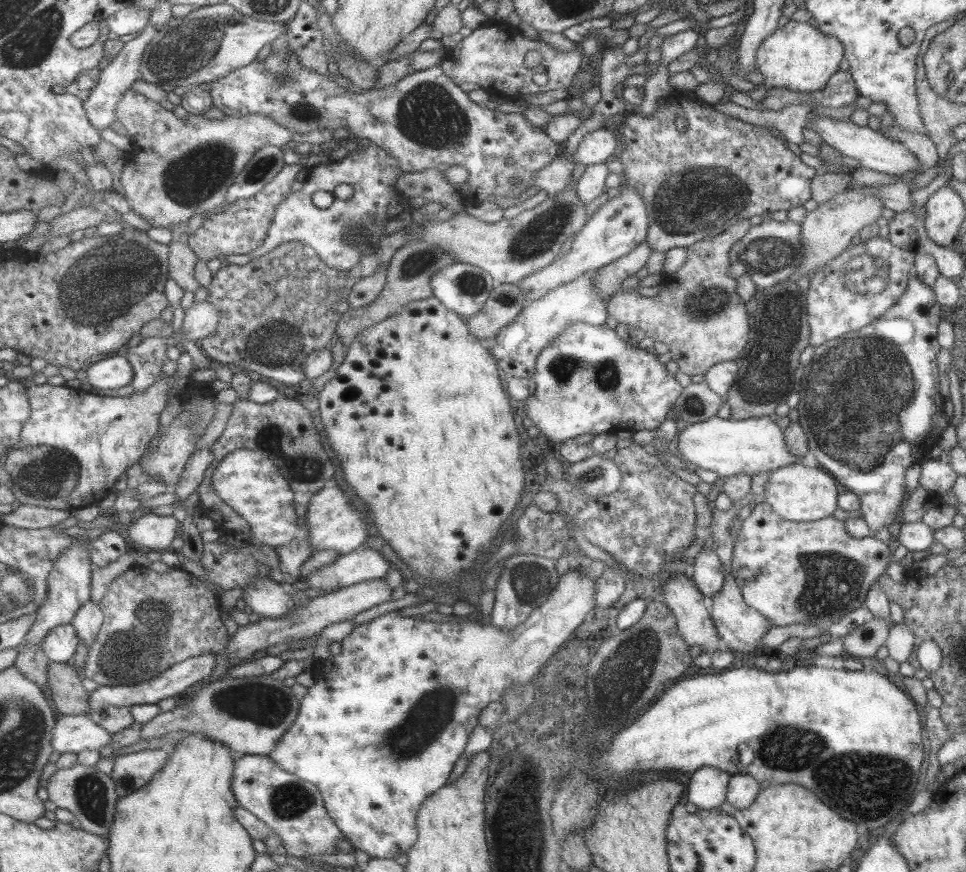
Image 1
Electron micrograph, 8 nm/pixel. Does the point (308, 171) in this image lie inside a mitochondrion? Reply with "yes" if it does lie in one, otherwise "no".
no

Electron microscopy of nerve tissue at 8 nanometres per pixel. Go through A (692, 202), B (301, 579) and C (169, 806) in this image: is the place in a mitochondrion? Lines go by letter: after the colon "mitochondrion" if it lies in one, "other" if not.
A: mitochondrion
B: other
C: other

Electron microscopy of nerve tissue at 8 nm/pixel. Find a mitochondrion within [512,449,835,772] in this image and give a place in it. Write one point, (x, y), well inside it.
(631, 669)

